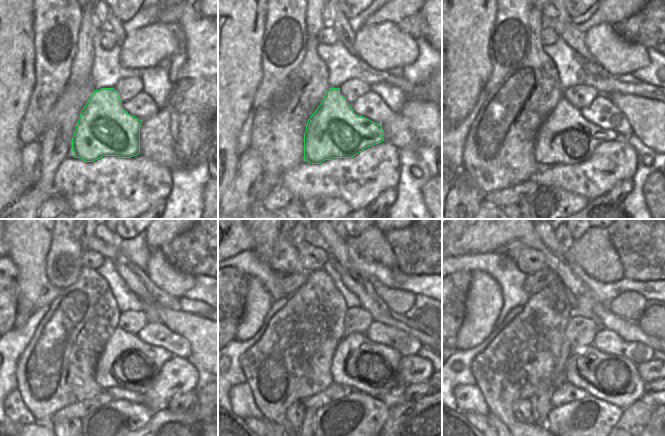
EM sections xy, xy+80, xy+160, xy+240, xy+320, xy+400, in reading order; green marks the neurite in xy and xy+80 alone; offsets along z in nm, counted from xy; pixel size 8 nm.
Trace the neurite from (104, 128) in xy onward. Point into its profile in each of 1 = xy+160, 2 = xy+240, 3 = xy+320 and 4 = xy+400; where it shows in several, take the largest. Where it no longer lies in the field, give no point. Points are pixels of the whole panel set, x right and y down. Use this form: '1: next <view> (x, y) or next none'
1: next xy+160 (565, 137)
2: next xy+240 (126, 362)
3: next xy+320 (371, 368)
4: next xy+400 (614, 379)

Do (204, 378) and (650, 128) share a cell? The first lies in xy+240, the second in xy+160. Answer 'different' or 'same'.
different

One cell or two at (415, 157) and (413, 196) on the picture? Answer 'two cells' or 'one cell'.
one cell

